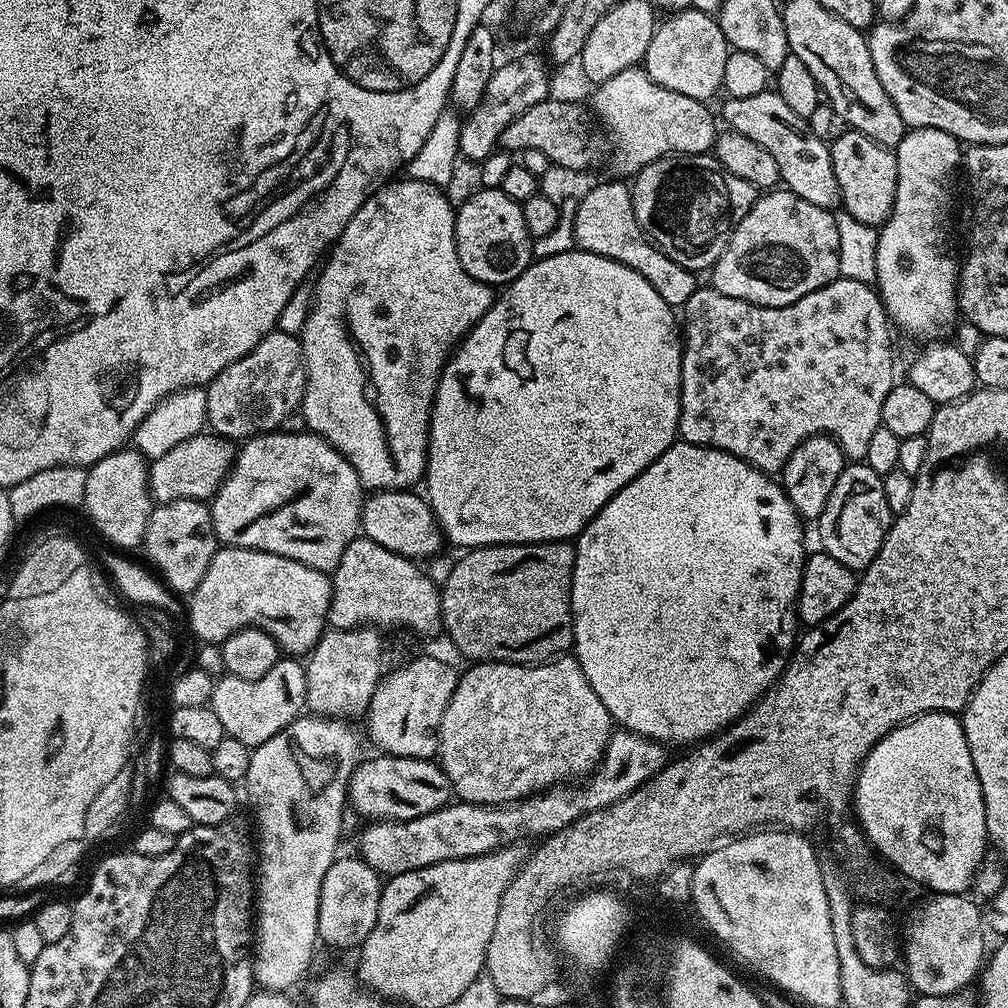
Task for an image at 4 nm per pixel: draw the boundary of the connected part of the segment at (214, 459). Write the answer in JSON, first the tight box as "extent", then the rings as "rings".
{"extent":[148,434,237,504],"rings":[[[201,434],[178,442],[148,465],[148,489],[156,504],[169,504],[179,500],[211,501],[222,482],[228,477],[236,461],[237,445],[226,436]]]}

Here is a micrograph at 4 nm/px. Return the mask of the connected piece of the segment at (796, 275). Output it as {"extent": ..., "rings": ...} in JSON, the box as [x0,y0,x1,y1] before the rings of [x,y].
{"extent":[710,190,840,306],"rings":[[[768,190],[736,225],[726,250],[710,269],[711,287],[758,306],[790,306],[840,276],[833,213],[787,190]]]}

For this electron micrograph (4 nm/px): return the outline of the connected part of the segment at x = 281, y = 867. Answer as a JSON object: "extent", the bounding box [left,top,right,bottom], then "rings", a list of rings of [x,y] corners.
{"extent":[243,714,362,990],"rings":[[[301,714],[286,730],[252,749],[250,770],[243,783],[256,811],[258,875],[254,880],[254,959],[252,975],[261,989],[292,990],[308,972],[318,945],[319,892],[323,878],[337,860],[336,839],[348,804],[348,779],[362,759],[360,736],[344,718]]]}

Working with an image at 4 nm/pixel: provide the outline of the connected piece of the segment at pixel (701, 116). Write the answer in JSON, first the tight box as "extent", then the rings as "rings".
{"extent":[590,67,718,177],"rings":[[[643,67],[622,70],[622,74],[614,74],[614,78],[595,85],[594,91],[596,93],[592,96],[590,108],[599,127],[603,129],[610,141],[610,160],[612,156],[612,164],[621,172],[617,172],[621,177],[635,177],[636,173],[650,162],[660,160],[664,156],[698,156],[713,151],[718,127],[716,128],[716,120],[708,109],[709,105],[702,100],[686,98],[686,94],[666,90],[666,86],[658,86],[654,78],[644,73]]]}

